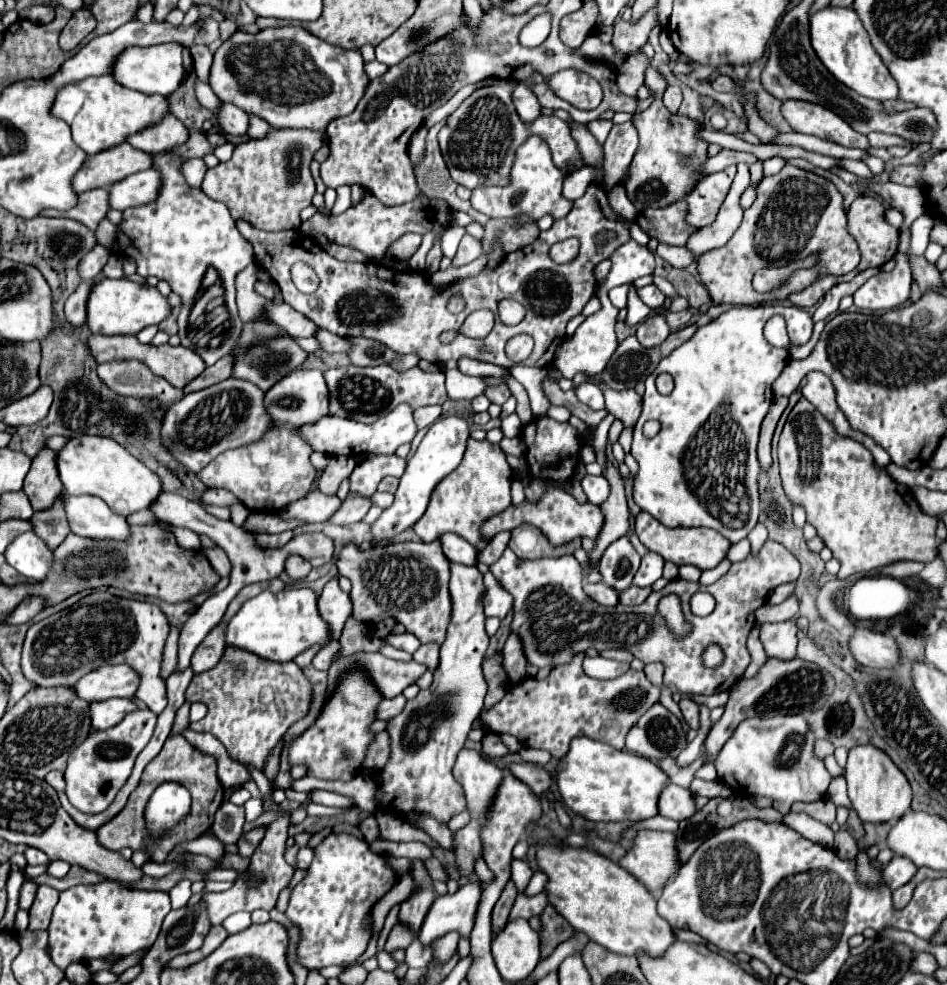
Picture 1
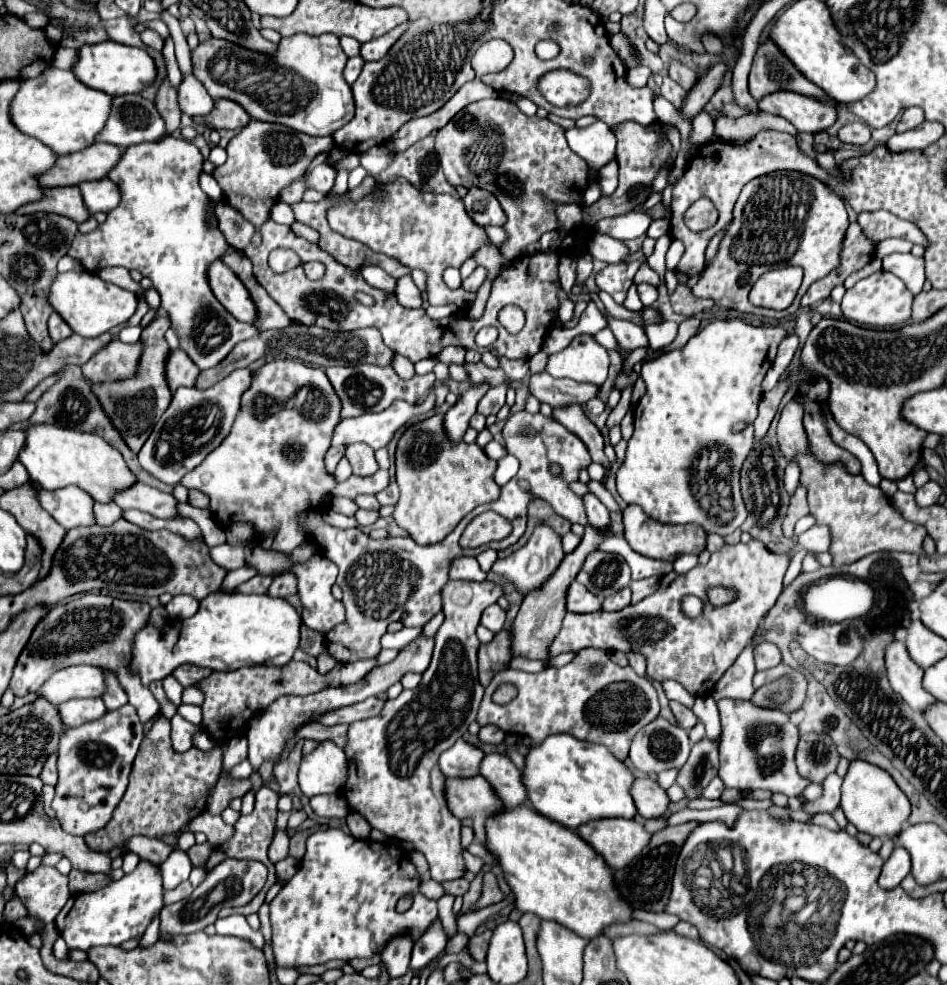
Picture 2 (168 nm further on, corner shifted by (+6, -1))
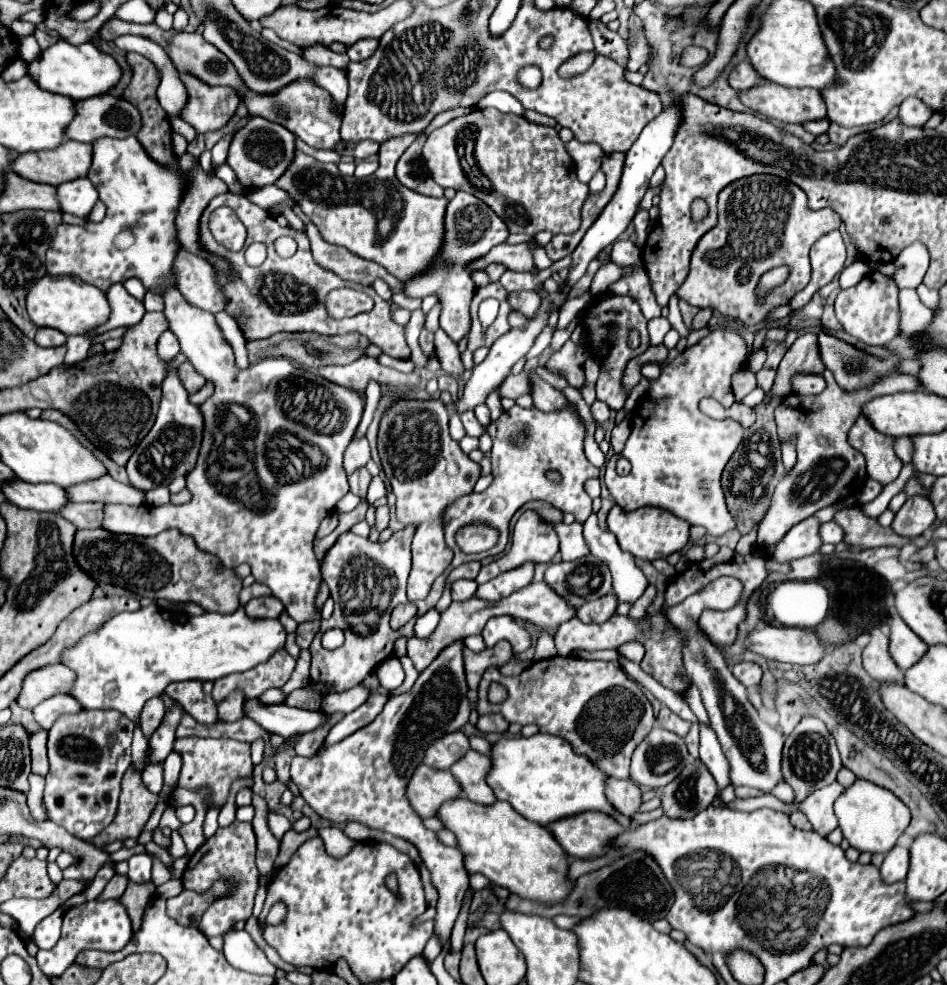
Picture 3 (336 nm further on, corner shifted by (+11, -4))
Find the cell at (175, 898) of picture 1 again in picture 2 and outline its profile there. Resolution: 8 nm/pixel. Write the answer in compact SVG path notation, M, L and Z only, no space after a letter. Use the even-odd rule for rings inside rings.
M173 850L173 854L161 864L161 874L163 874L163 890L175 890L181 882L189 878L191 872L191 862L183 850Z

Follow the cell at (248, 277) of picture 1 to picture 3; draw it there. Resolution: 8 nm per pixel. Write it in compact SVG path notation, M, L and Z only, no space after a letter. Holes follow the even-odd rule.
M180 245L172 271L176 273L176 285L180 293L190 305L208 313L224 311L226 297L214 283L214 267L208 261Z

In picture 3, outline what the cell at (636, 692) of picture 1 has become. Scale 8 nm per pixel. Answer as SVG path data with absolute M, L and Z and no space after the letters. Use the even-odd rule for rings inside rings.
M552 657L544 661L532 663L528 669L524 669L518 677L504 677L496 667L490 667L478 687L478 713L502 713L508 723L536 723L542 733L550 733L556 737L566 739L574 753L588 757L600 771L604 771L608 777L614 779L628 779L628 769L630 769L630 757L634 749L644 741L644 737L652 731L654 727L654 713L652 705L642 693L640 685L630 679L616 661L588 661L580 657ZM492 683L500 683L506 687L508 697L502 703L490 703L488 701L488 689Z

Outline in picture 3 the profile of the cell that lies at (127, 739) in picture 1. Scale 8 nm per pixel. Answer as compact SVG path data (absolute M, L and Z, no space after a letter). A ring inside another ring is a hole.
M82 709L76 715L60 715L56 719L56 723L48 731L50 771L46 775L46 789L44 789L48 819L60 823L68 833L84 841L92 841L114 821L118 809L118 797L120 797L120 781L126 769L130 767L132 733L134 733L132 721L120 715L120 711L112 711L112 709L110 711Z

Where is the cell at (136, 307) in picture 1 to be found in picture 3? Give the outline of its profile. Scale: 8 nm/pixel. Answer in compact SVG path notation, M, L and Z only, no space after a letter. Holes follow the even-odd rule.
M44 275L38 279L26 293L26 309L36 327L58 329L64 335L82 335L92 327L106 323L110 315L106 295L98 287L92 287L74 275Z

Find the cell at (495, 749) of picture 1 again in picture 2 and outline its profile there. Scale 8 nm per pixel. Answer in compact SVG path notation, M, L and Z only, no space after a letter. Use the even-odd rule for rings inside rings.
M483 726L483 728L479 730L479 740L481 740L483 744L493 744L493 746L497 746L497 744L503 742L503 738L505 738L505 734L503 734L499 728L495 728L495 726Z

